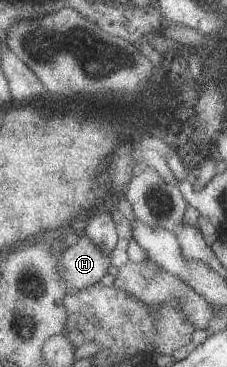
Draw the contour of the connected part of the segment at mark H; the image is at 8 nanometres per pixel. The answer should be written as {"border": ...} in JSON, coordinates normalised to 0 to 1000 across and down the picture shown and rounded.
{"border":[[[388,640],[322,651],[269,703],[269,752],[304,793],[366,790],[445,774],[493,725],[463,692]]]}

